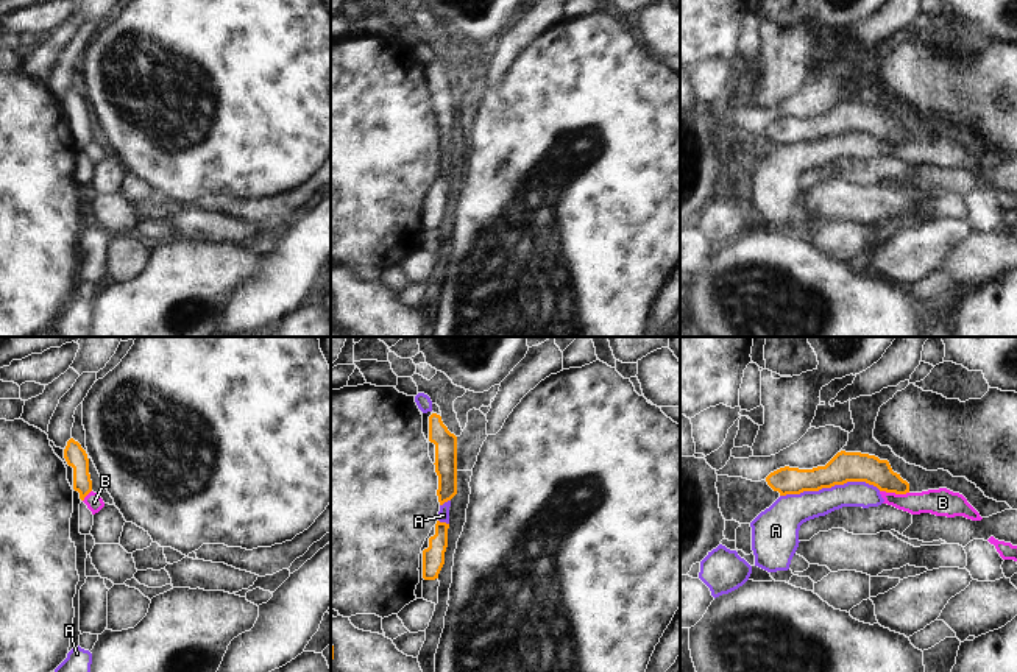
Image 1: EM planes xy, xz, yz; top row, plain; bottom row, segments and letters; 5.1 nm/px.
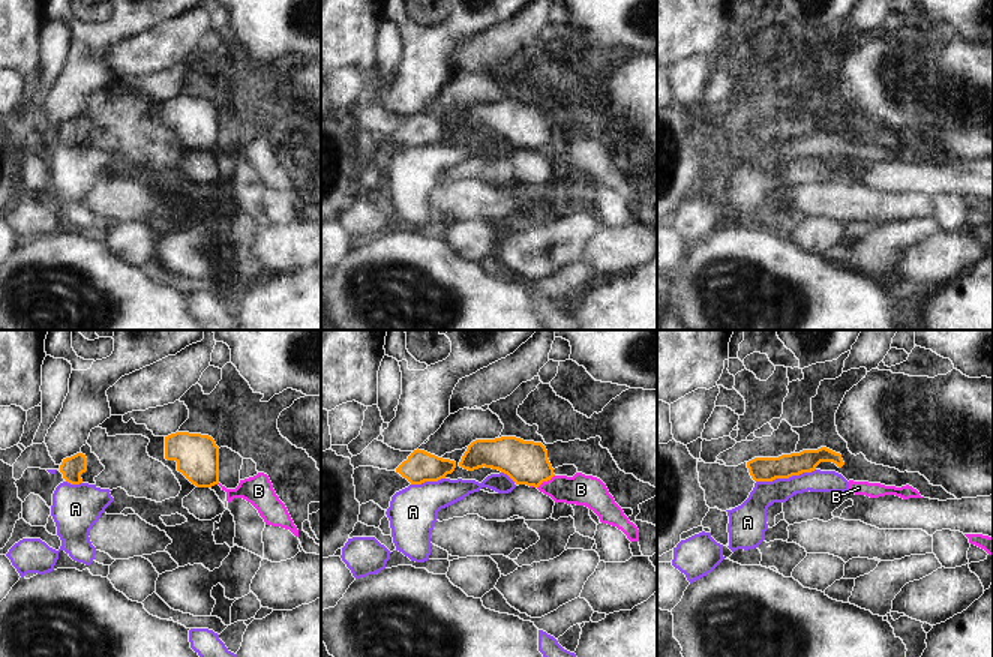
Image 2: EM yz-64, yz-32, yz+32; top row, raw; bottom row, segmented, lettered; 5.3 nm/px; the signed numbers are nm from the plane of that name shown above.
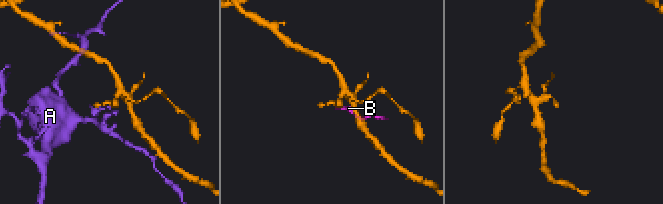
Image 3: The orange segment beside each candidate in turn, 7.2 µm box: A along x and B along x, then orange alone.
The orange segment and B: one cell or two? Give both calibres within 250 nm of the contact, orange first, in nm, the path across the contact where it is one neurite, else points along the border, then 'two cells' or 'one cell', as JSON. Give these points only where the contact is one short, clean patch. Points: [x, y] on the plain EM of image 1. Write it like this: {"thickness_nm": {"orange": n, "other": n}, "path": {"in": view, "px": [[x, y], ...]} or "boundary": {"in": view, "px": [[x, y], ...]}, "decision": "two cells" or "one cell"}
{"thickness_nm": {"orange": 160, "other": 140}, "boundary": {"in": "yz", "px": [[880, 141], [908, 144]]}, "decision": "two cells"}

